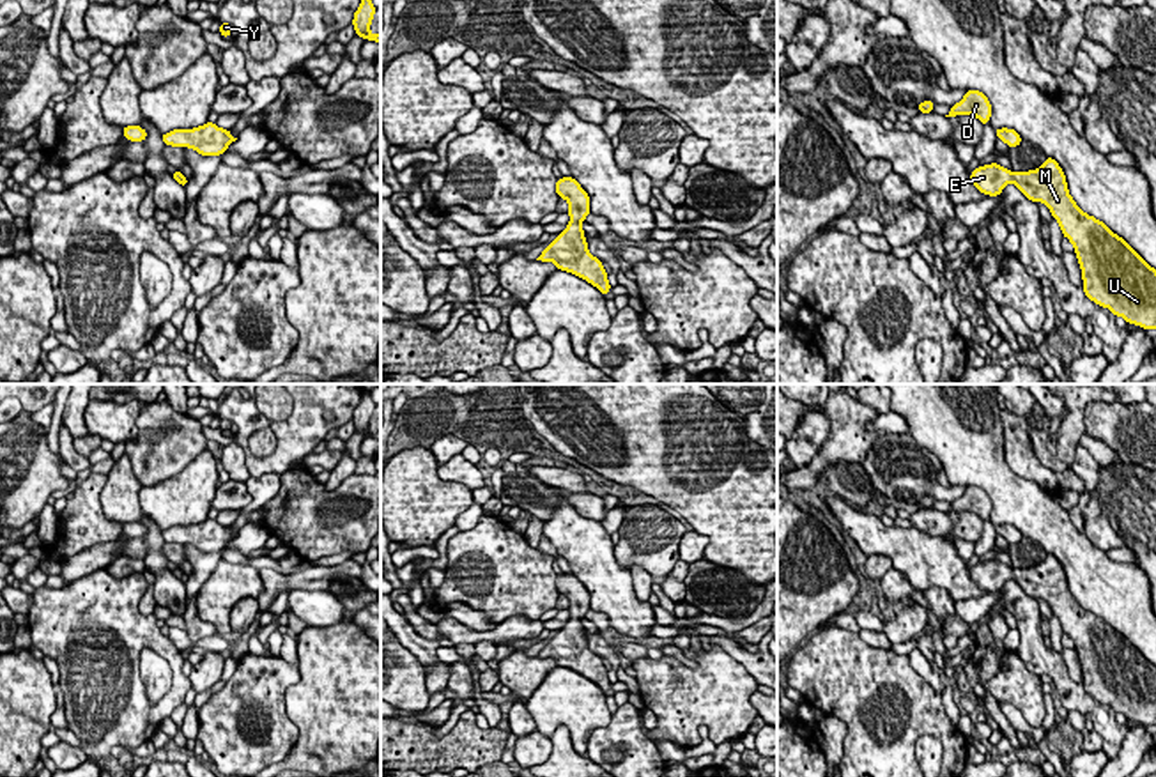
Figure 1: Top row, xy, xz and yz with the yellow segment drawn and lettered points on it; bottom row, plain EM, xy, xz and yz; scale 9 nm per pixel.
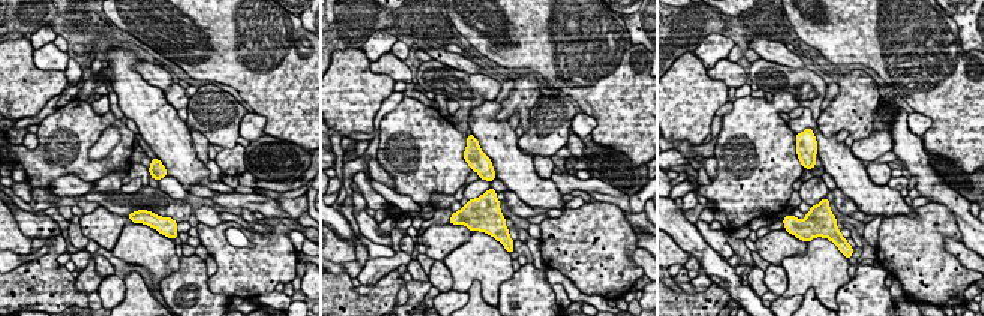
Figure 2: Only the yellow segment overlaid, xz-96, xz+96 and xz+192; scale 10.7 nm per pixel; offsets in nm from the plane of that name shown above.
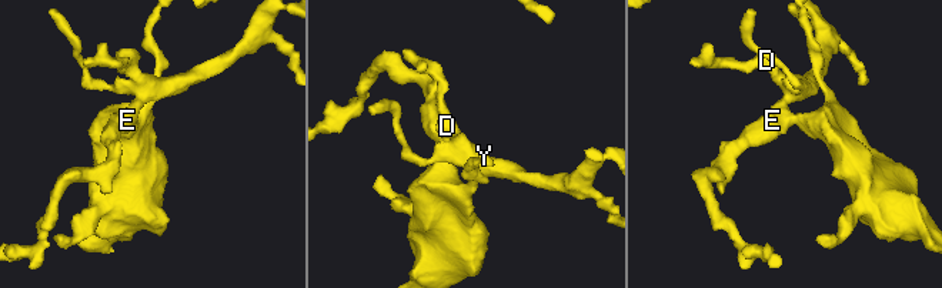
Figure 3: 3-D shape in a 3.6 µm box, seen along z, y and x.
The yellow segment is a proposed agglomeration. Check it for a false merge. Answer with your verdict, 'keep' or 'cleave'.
keep

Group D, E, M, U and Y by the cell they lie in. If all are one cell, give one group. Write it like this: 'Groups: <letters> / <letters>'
Groups: D E M U Y

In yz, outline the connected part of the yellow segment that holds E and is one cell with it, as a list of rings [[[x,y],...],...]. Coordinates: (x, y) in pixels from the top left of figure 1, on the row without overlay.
[[[1053,554],[1030,568],[984,561],[970,575],[990,593],[998,593],[1013,579],[1029,596],[1046,600],[1062,632],[1075,642],[1085,692],[1128,720],[1156,726],[1156,665],[1103,618],[1076,602]]]

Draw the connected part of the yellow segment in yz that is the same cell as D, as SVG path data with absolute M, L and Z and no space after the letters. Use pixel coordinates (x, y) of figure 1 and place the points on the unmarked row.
M967 487L965 494L956 499L945 513L972 512L977 513L983 522L990 519L991 501L988 494L979 487Z

